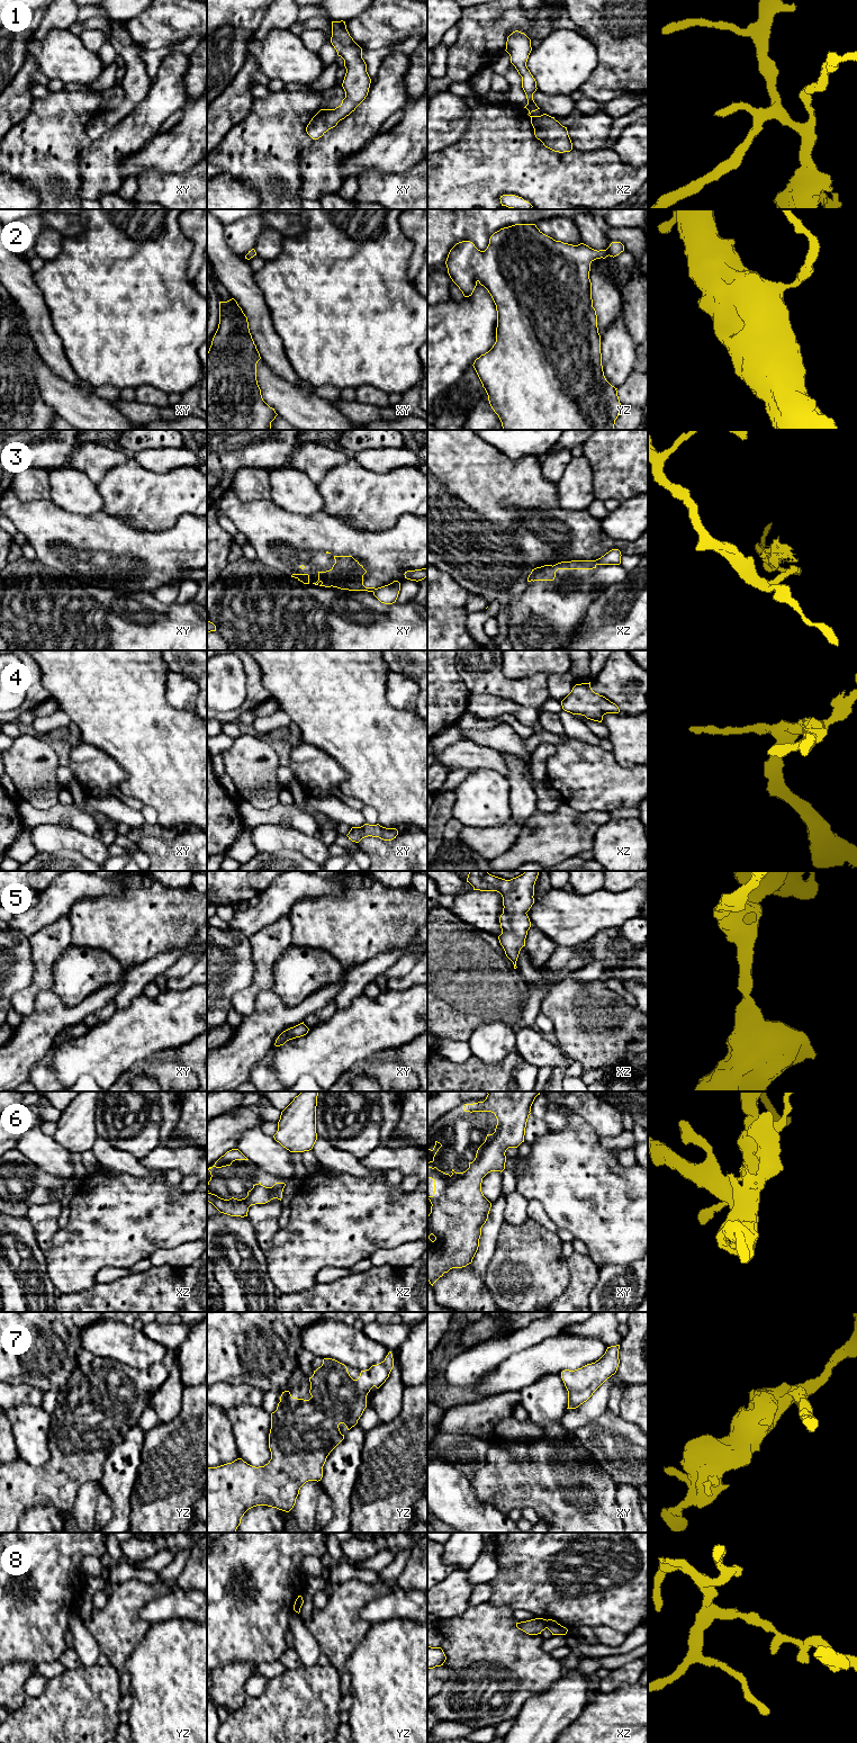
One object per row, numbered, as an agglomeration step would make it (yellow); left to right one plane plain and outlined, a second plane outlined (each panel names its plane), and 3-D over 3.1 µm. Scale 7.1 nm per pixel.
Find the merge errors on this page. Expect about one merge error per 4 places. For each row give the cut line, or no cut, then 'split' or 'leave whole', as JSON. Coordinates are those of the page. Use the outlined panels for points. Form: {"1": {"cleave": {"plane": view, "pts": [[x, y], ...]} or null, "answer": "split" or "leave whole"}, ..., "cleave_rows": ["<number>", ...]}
{"1": {"cleave": null, "answer": "leave whole"}, "2": {"cleave": null, "answer": "leave whole"}, "3": {"cleave": {"plane": "xz", "pts": [[595, 560], [597, 564]]}, "answer": "split"}, "4": {"cleave": null, "answer": "leave whole"}, "5": {"cleave": null, "answer": "leave whole"}, "6": {"cleave": null, "answer": "leave whole"}, "7": {"cleave": null, "answer": "leave whole"}, "8": {"cleave": {"plane": "xz", "pts": [[546, 1620], [547, 1627]]}, "answer": "split"}, "cleave_rows": ["3", "8"]}

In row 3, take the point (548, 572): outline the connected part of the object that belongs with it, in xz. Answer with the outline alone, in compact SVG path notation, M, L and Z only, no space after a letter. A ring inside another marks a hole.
M571 560L561 561L556 565L544 565L532 569L527 577L531 581L553 581L558 569L593 569L596 568L596 560Z

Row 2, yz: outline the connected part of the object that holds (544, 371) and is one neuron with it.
M515 224L495 232L485 251L478 250L470 241L457 243L449 252L445 264L452 281L459 287L464 297L472 295L477 284L484 286L490 294L497 311L496 342L493 348L477 358L473 368L485 388L488 401L498 415L503 430L614 430L615 420L622 407L617 388L612 386L605 378L602 366L601 335L597 327L597 315L593 307L592 282L589 279L590 263L596 259L616 257L624 251L621 242L612 242L606 250L594 250L580 243L572 245L556 241L543 234L535 224Z

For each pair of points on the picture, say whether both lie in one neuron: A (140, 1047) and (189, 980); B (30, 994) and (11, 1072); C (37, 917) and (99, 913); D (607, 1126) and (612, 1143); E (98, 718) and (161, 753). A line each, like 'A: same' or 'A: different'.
A: different
B: different
C: different
D: different
E: same

